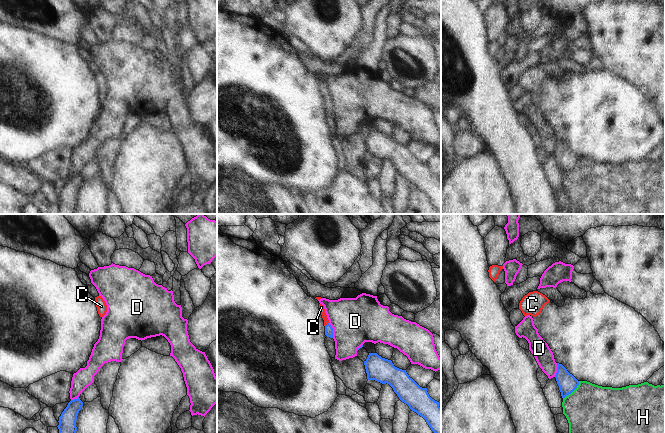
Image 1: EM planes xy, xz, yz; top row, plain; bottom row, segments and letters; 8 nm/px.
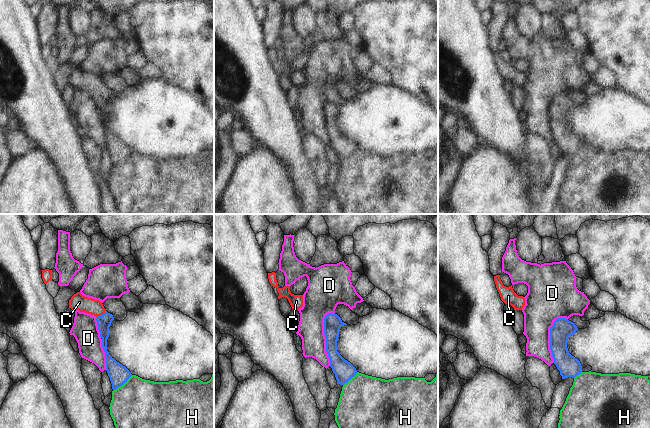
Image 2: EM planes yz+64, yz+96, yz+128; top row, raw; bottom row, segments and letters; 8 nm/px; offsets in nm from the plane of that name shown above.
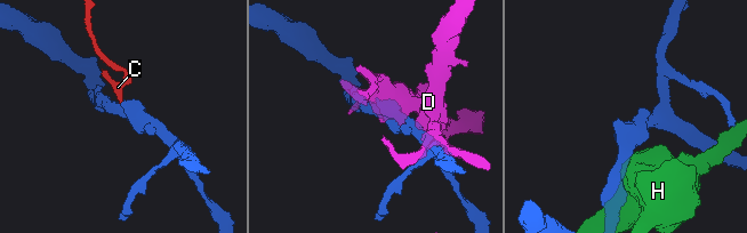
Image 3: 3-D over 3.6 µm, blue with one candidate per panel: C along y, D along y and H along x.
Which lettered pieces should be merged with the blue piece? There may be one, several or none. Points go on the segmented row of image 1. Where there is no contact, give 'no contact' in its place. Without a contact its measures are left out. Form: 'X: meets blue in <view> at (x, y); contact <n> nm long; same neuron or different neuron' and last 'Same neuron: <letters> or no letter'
C: meets blue in xz at (327, 324); contact 50 nm long; same neuron
D: meets blue in xz at (332, 330); contact 130 nm long; different neuron
H: meets blue in yz at (572, 391); contact 190 nm long; different neuron
Same neuron: C

